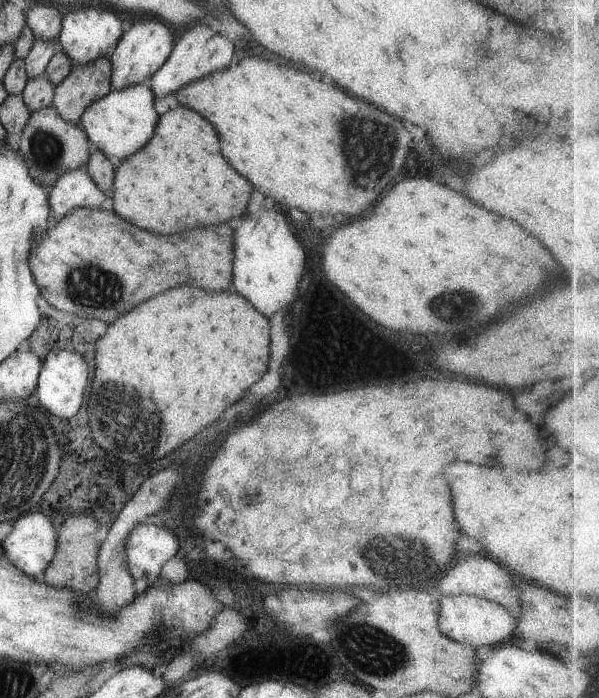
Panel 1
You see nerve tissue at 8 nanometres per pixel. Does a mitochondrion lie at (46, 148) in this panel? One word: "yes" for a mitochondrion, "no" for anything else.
yes

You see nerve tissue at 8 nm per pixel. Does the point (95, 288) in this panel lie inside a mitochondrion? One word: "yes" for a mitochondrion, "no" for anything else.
yes

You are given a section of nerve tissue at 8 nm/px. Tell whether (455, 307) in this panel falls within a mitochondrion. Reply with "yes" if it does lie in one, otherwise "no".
yes

